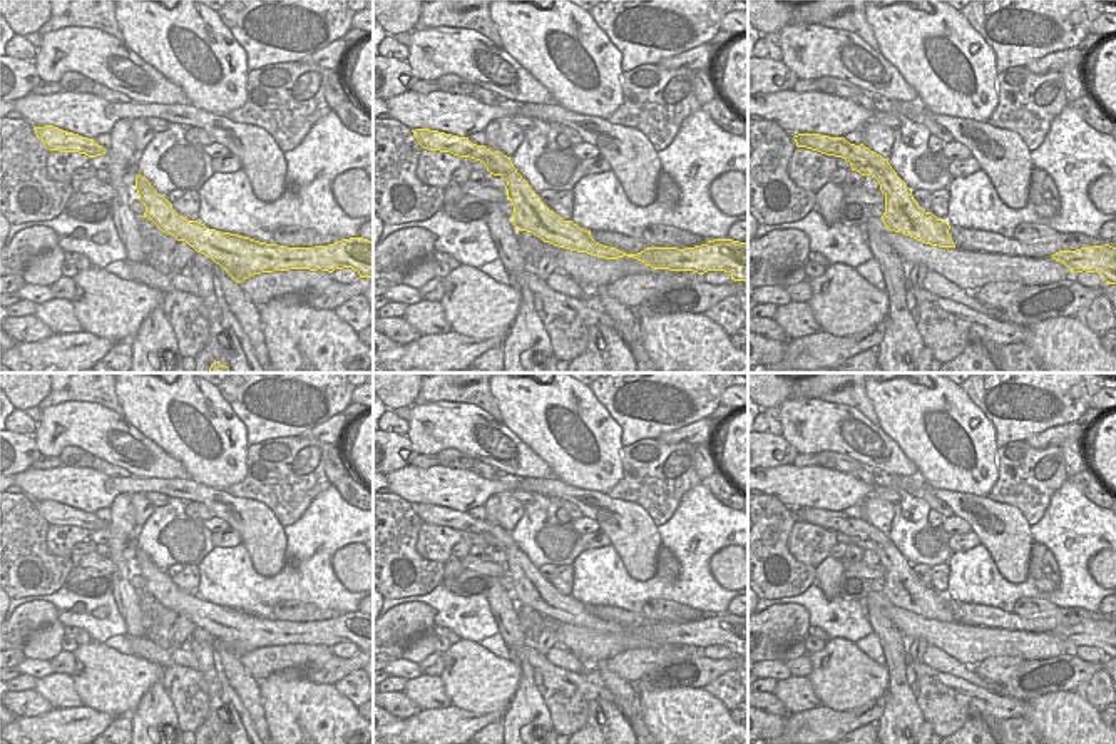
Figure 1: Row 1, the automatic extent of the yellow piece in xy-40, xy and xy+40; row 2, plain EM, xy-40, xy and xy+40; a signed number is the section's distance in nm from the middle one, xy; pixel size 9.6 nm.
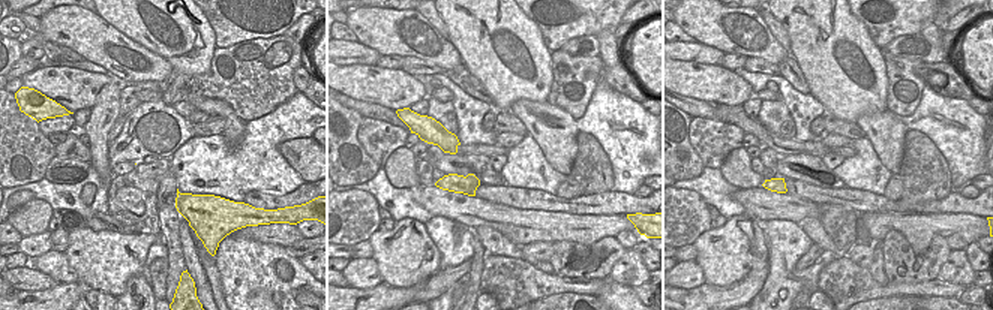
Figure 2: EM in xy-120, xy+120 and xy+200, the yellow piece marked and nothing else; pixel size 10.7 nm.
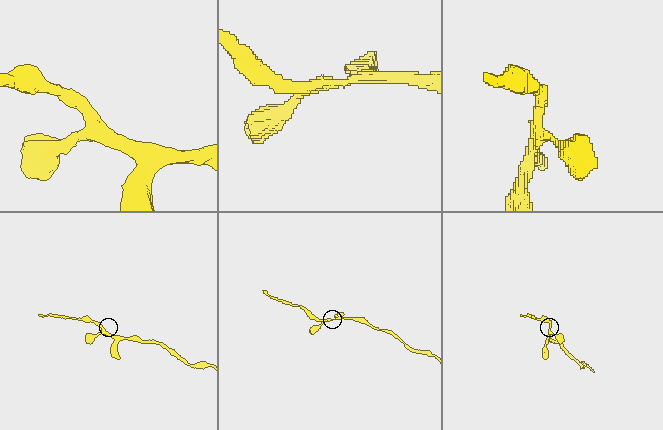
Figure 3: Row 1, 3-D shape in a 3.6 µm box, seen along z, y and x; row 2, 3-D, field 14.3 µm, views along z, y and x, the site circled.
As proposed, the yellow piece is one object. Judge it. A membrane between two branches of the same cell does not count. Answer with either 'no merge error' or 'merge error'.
no merge error

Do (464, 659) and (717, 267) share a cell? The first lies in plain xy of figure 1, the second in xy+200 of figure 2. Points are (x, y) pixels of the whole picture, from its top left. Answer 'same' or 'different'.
same

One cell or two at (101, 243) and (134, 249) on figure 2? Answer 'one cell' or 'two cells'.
one cell

